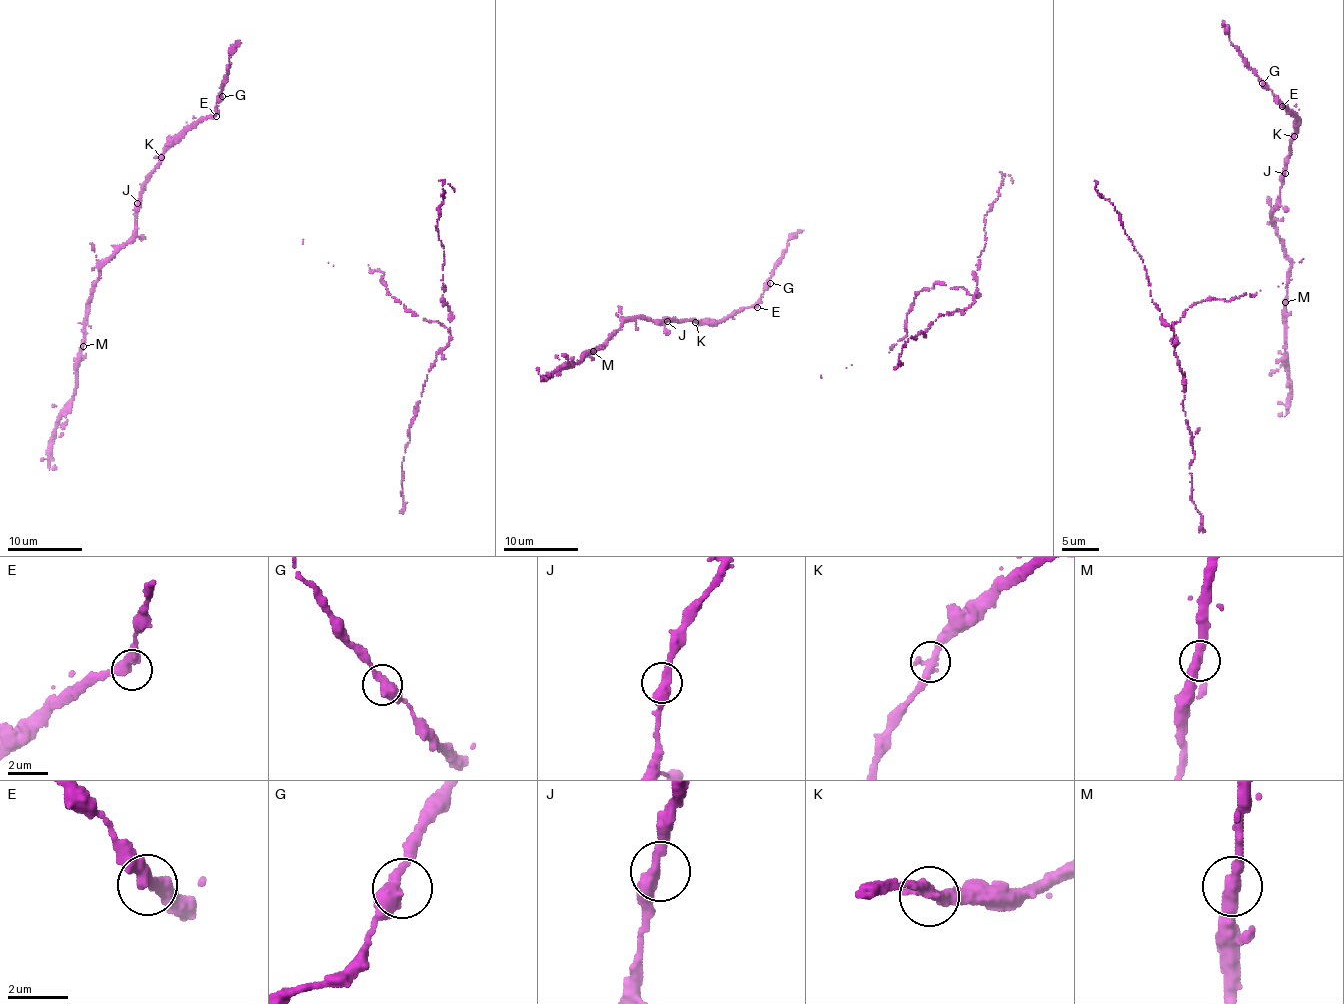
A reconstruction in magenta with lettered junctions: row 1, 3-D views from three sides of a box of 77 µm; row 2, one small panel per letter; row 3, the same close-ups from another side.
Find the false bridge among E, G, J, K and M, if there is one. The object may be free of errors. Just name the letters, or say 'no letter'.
no letter

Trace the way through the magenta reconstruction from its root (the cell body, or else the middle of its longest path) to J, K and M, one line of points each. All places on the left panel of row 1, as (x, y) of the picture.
J: (216, 116), (203, 117), (163, 154), (137, 203)
K: (216, 116), (203, 117), (161, 157)
M: (216, 116), (203, 117), (167, 149), (145, 184), (135, 220), (135, 235), (100, 268), (89, 302), (83, 346)

